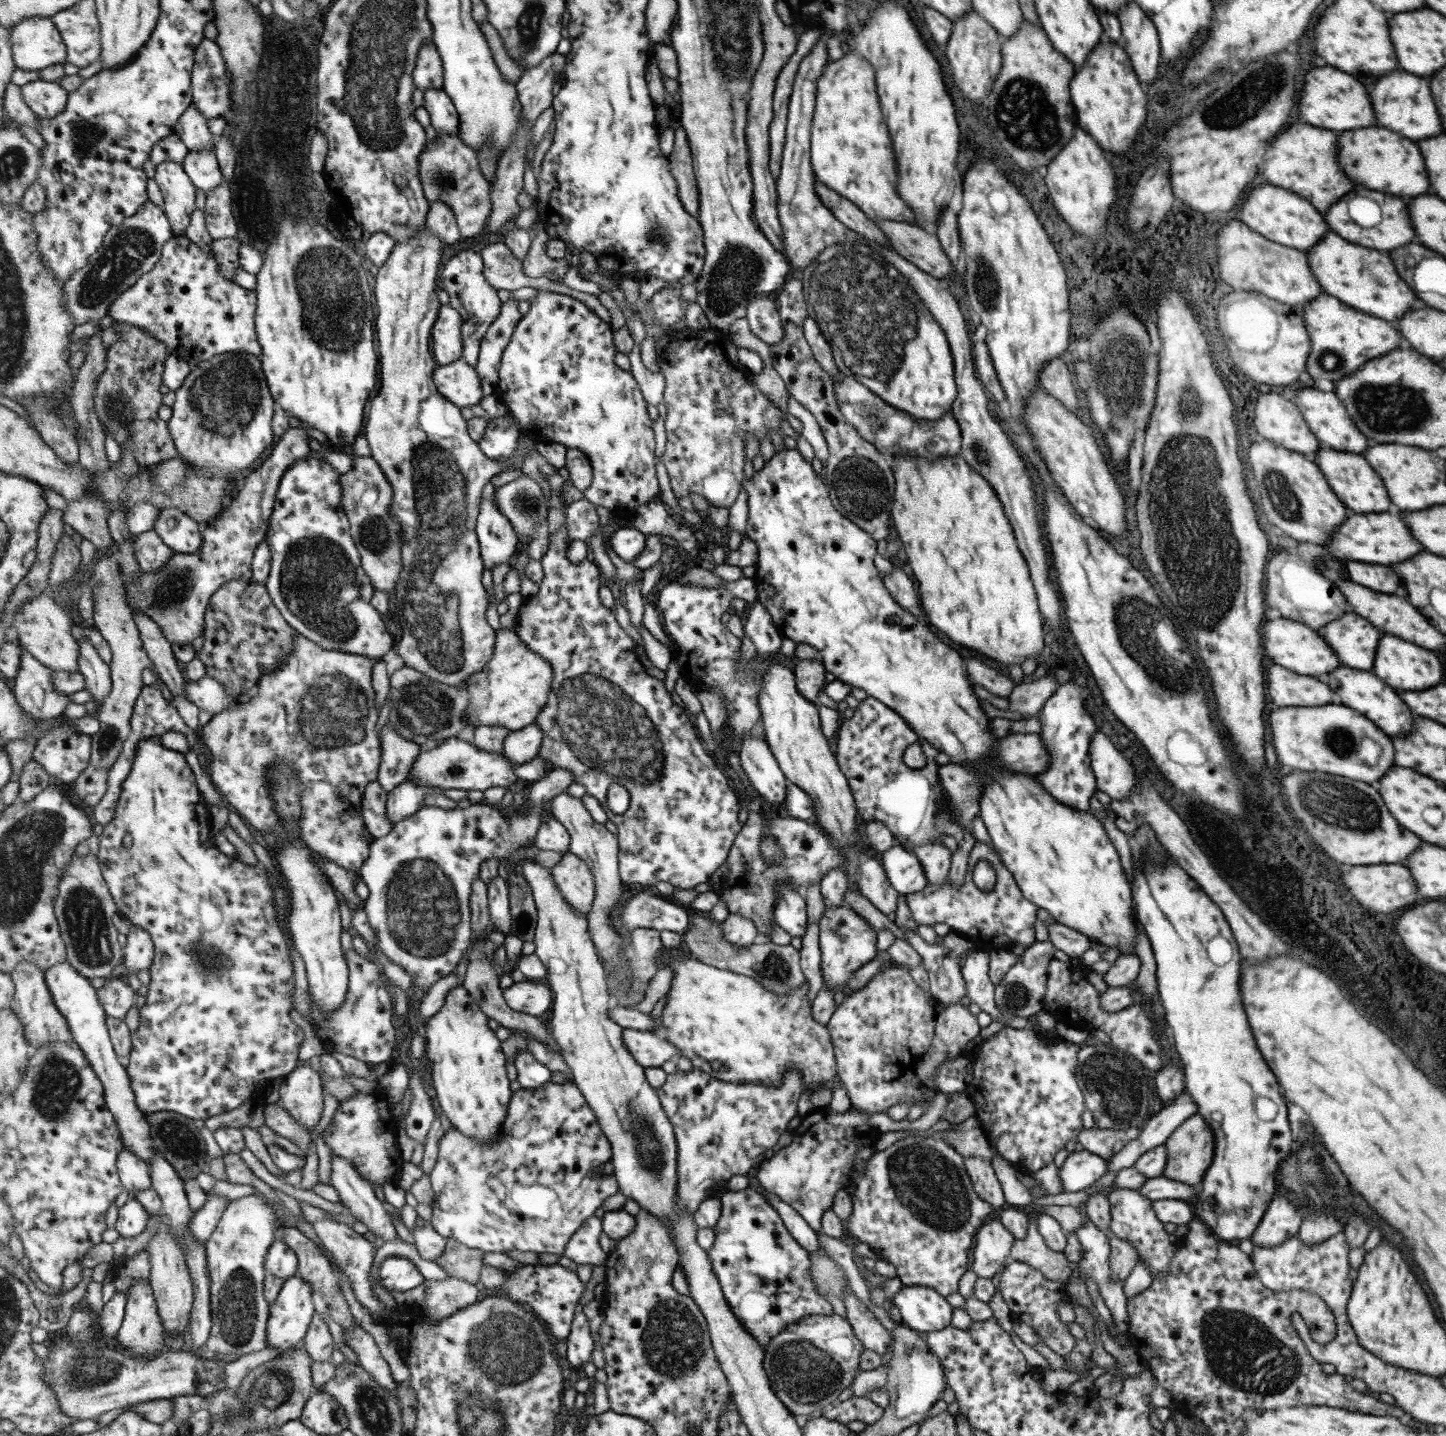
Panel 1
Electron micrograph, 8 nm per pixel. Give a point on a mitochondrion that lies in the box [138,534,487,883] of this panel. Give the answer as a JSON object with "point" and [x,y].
{"point":[332,714]}

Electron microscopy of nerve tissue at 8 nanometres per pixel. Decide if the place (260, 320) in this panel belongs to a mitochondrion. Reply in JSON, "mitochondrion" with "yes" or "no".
{"mitochondrion":"no"}

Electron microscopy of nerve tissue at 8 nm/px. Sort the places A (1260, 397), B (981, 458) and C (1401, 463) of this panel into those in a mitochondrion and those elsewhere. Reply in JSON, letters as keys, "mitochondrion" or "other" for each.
{"A":"other","B":"mitochondrion","C":"other"}

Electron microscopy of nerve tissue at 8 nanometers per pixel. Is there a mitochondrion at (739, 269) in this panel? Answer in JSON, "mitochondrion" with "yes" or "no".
{"mitochondrion":"yes"}

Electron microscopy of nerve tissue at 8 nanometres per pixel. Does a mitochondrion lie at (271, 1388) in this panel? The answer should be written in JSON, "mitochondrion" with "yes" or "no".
{"mitochondrion":"yes"}

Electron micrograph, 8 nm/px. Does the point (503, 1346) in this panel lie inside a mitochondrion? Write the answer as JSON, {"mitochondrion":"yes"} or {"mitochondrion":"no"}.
{"mitochondrion":"yes"}

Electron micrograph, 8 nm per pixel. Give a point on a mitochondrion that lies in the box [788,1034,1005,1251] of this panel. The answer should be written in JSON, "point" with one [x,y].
{"point":[921,1178]}

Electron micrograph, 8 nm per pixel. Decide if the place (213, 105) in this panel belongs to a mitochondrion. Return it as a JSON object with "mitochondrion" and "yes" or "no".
{"mitochondrion":"no"}

